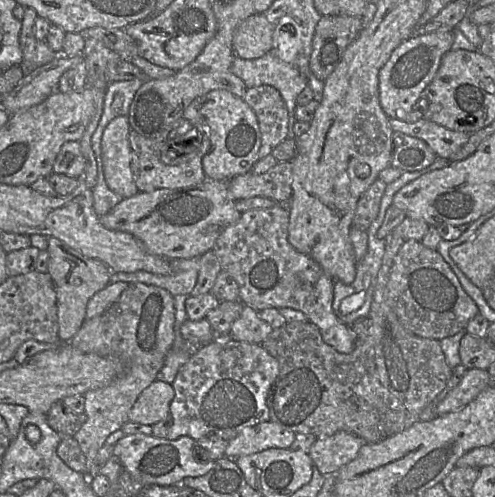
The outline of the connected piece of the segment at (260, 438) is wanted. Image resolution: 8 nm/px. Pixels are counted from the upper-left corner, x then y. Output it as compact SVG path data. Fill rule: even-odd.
M268 420L244 428L236 437L228 441L225 457L238 458L255 454L269 448L289 448L296 433Z

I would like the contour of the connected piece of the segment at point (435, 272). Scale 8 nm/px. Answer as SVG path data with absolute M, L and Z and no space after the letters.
M406 240L395 256L386 287L386 302L408 331L416 336L438 341L465 330L468 322L479 313L476 303L465 292L439 252L416 240Z

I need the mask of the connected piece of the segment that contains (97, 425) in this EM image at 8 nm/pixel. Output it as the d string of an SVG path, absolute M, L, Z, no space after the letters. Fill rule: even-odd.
M129 283L118 300L104 313L85 320L69 344L81 352L113 357L122 364L122 374L109 385L86 392L86 420L73 436L87 462L87 474L107 437L129 421L129 411L141 392L156 380L175 339L174 297L166 289L144 283Z

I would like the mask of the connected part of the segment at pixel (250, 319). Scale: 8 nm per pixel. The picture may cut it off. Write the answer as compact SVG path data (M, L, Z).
M244 305L240 317L233 322L229 335L234 340L261 344L273 330L270 324L259 318L258 311Z

